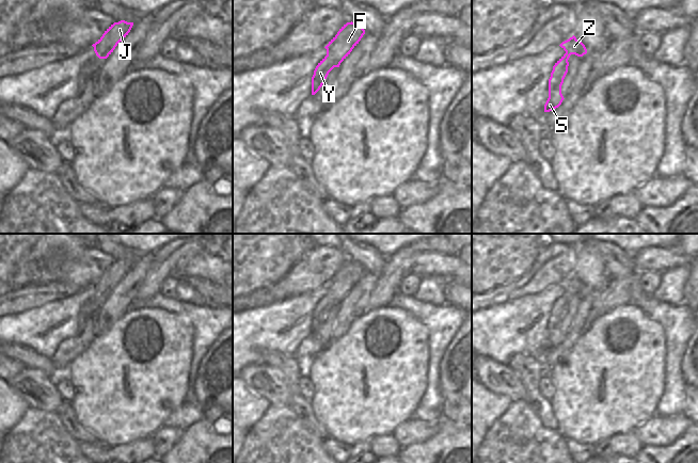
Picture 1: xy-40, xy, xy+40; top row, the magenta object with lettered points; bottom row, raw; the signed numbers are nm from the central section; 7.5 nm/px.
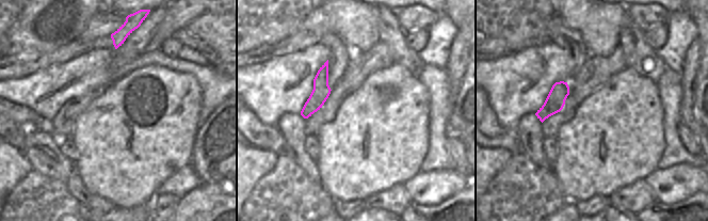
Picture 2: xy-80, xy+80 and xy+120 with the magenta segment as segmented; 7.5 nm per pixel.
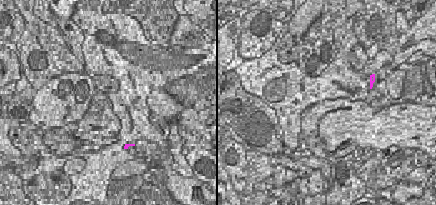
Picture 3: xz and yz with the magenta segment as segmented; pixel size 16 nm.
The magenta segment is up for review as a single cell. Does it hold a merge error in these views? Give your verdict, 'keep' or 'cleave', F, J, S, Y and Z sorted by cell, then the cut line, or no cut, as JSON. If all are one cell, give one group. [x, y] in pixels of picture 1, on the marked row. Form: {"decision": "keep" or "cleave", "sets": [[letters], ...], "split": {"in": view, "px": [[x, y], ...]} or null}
{"decision": "keep", "sets": [["F", "J", "S", "Y", "Z"]], "split": null}

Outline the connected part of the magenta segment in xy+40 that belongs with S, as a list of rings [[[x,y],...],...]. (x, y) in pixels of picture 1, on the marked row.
[[[574,35],[559,45],[566,53],[555,63],[549,79],[549,98],[544,105],[544,112],[558,108],[565,99],[561,94],[561,85],[568,73],[569,58],[571,54],[583,57],[587,53],[585,45]]]

